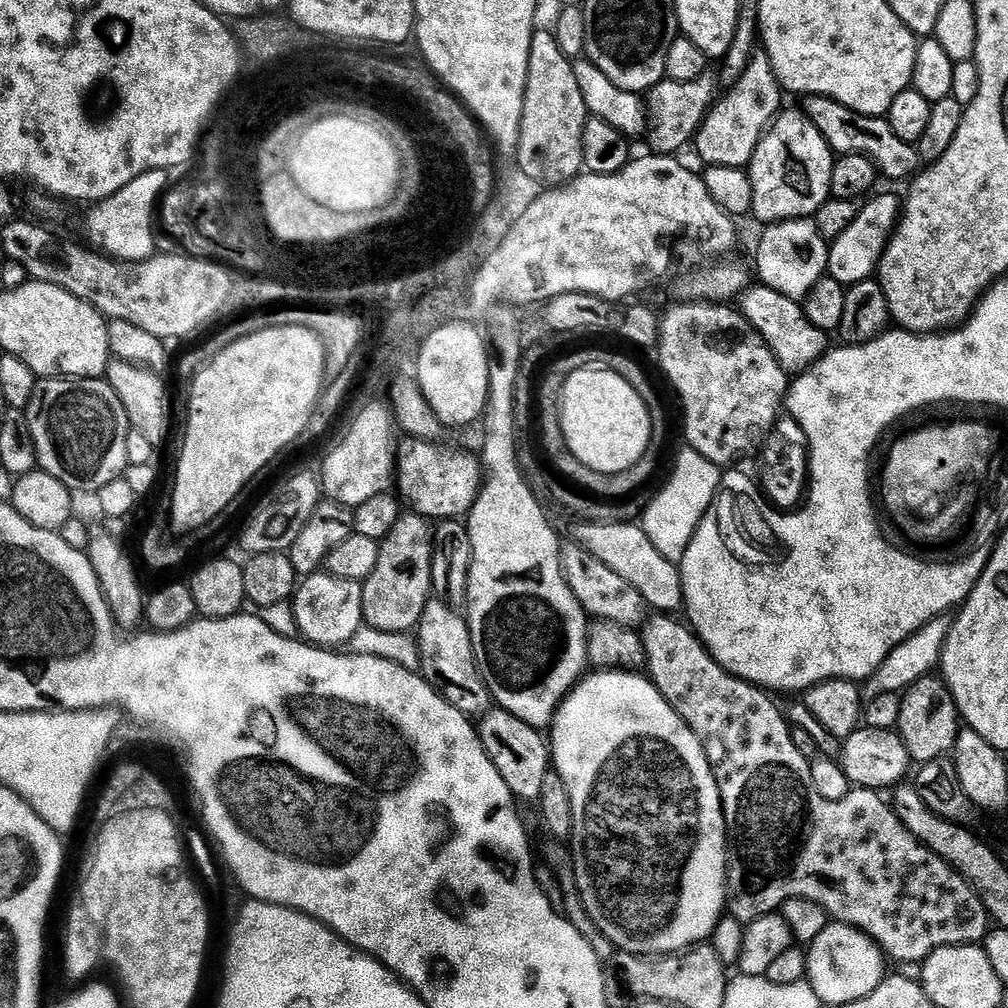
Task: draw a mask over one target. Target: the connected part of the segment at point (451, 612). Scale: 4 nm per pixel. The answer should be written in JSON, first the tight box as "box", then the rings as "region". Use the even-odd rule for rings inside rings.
{"box":[418,598,494,713],"region":[[[439,598],[429,600],[418,625],[418,668],[425,680],[459,712],[483,713],[494,704],[488,681],[476,662],[468,621],[451,603]],[[444,603],[444,604],[443,604]],[[456,611],[456,612],[455,612]]]}

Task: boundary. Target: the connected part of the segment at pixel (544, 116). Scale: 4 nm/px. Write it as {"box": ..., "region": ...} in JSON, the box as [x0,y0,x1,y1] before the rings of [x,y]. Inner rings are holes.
{"box":[515,31,590,182],"region":[[[533,31],[530,42],[530,66],[520,123],[520,147],[515,156],[520,168],[534,179],[546,182],[550,178],[556,180],[552,182],[571,182],[584,168],[582,138],[590,113],[582,98],[582,90],[578,90],[573,61],[562,54],[555,31],[540,31]]]}

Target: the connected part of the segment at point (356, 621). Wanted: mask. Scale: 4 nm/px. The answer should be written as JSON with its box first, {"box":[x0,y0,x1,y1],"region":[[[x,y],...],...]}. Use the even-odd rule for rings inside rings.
{"box":[290,570,364,646],"region":[[[327,570],[315,572],[313,576],[305,576],[290,601],[294,610],[294,618],[300,627],[300,636],[313,646],[347,645],[354,634],[364,624],[362,614],[363,583],[350,578],[332,576]]]}

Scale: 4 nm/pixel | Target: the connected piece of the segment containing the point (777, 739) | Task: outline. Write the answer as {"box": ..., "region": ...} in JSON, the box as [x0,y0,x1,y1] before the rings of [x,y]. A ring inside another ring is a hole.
{"box":[638,614,990,965],"region":[[[652,614],[644,621],[639,629],[638,635],[644,647],[644,659],[646,661],[646,672],[656,689],[659,690],[670,702],[670,706],[690,726],[695,736],[700,737],[700,744],[704,748],[706,758],[712,767],[714,778],[720,787],[720,797],[724,807],[724,831],[726,833],[726,847],[728,850],[728,899],[726,908],[730,915],[739,920],[741,924],[749,924],[759,916],[771,916],[780,910],[788,899],[808,899],[819,904],[828,913],[833,921],[841,924],[850,924],[855,928],[861,928],[874,943],[880,947],[881,952],[889,961],[901,960],[904,964],[919,965],[925,957],[942,946],[954,944],[980,944],[990,931],[990,917],[988,907],[982,902],[982,898],[972,888],[972,883],[957,872],[951,864],[947,864],[938,854],[929,850],[927,844],[921,844],[916,835],[900,819],[897,809],[891,803],[883,800],[879,791],[853,787],[841,800],[827,800],[818,794],[818,786],[814,786],[812,777],[812,765],[809,757],[794,746],[792,728],[786,719],[785,713],[780,713],[780,708],[771,700],[763,688],[757,688],[754,684],[747,684],[745,680],[739,680],[737,676],[730,675],[714,657],[704,648],[695,632],[683,619],[672,614]]]}

